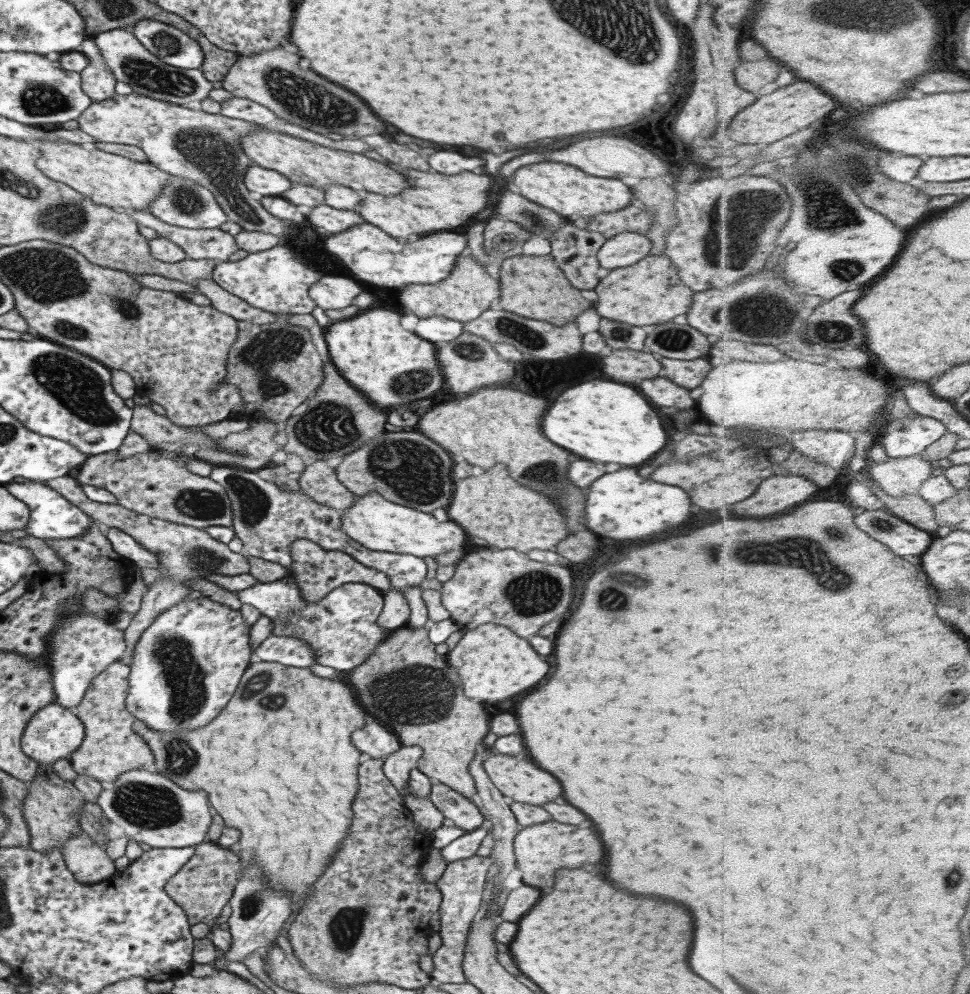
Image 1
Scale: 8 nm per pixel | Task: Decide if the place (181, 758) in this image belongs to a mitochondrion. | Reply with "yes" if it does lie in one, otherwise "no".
yes

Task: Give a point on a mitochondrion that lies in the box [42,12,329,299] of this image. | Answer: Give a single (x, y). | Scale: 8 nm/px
(212, 153)

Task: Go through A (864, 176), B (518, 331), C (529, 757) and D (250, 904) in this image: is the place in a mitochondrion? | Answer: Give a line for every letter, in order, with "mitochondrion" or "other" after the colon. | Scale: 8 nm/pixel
A: mitochondrion
B: mitochondrion
C: other
D: mitochondrion

